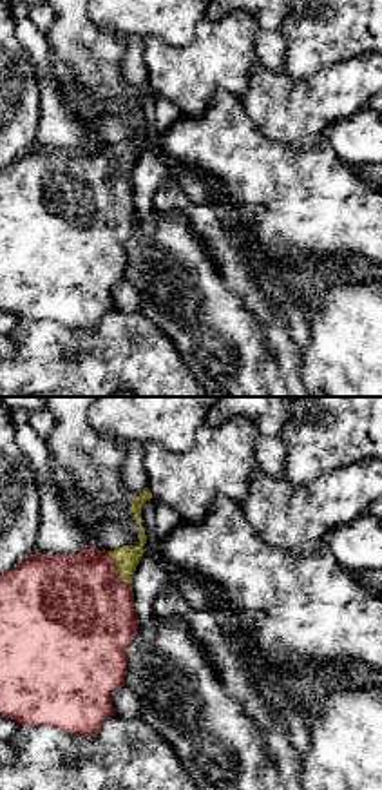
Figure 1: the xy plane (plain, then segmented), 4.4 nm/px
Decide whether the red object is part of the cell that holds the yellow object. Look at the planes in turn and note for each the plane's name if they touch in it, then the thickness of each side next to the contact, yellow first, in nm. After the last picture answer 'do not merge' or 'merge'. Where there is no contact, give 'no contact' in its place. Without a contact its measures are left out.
meets yellow in xy; 110 nm thick on the yellow side, 460 nm on the other

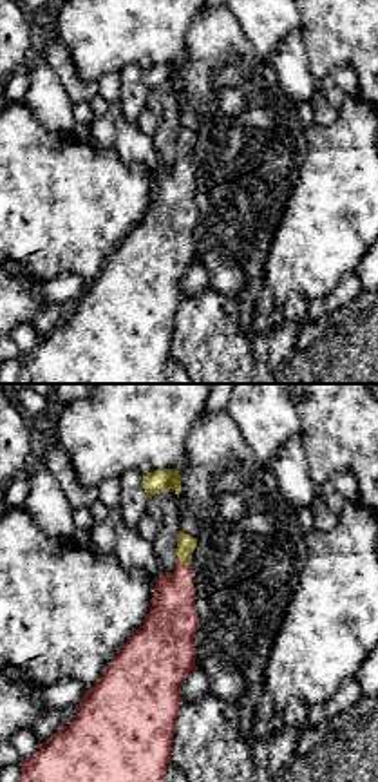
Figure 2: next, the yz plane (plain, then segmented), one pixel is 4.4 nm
meets yellow in yz; 80 nm thick on the yellow side, 220 nm on the other

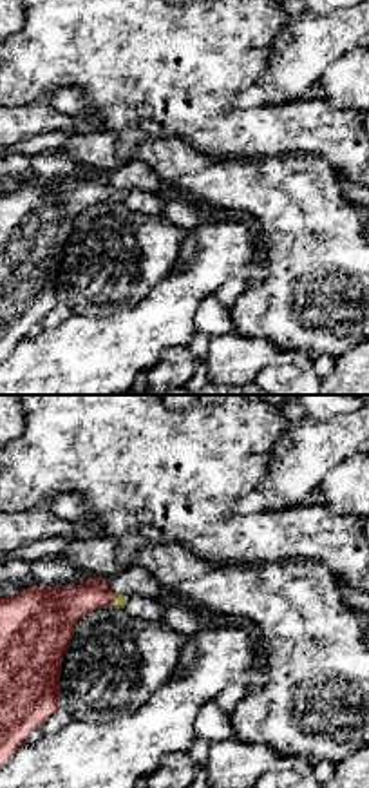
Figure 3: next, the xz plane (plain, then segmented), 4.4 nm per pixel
meets yellow in xz; 60 nm thick on the yellow side, 190 nm on the other

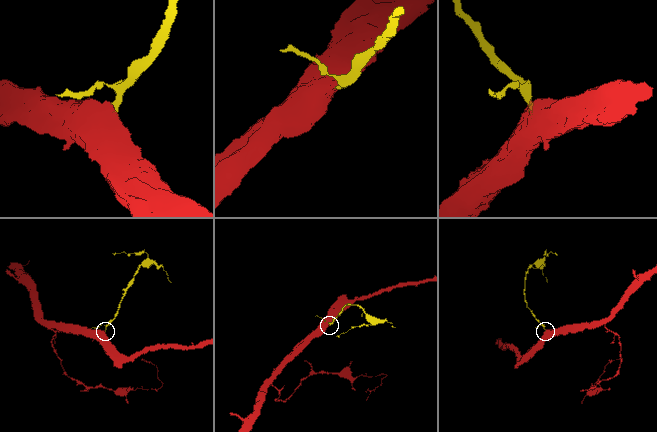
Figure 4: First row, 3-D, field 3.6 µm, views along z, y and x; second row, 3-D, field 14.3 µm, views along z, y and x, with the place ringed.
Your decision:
merge

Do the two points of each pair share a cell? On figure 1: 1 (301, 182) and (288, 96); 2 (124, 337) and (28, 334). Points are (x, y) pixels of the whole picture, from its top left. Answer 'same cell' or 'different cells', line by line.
1: different cells
2: same cell

